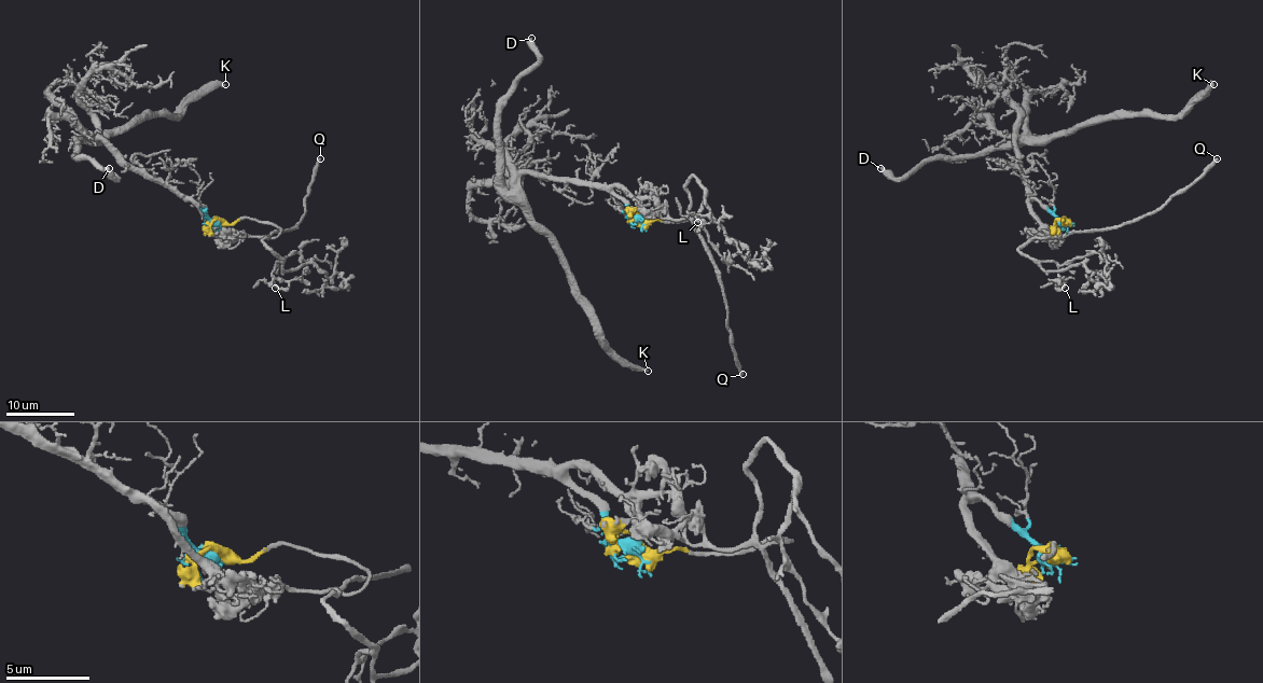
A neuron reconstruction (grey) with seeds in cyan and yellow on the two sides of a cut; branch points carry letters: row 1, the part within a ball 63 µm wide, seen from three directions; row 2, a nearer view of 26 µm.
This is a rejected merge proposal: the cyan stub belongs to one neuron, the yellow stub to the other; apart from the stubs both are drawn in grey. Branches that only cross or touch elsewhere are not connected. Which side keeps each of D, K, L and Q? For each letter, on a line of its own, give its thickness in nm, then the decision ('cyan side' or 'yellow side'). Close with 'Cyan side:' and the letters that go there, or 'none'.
D: calibre 480 nm; cyan side
K: calibre 280 nm; cyan side
L: calibre 170 nm; yellow side
Q: calibre 280 nm; yellow side
Cyan side: D, K

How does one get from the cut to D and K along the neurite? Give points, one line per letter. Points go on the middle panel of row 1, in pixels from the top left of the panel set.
D: (638, 222), (620, 198), (600, 187), (522, 172), (504, 184), (500, 99), (538, 59), (538, 47), (530, 38)
K: (638, 222), (600, 187), (524, 172), (518, 179), (522, 207), (550, 237), (588, 306), (594, 332), (647, 371)

